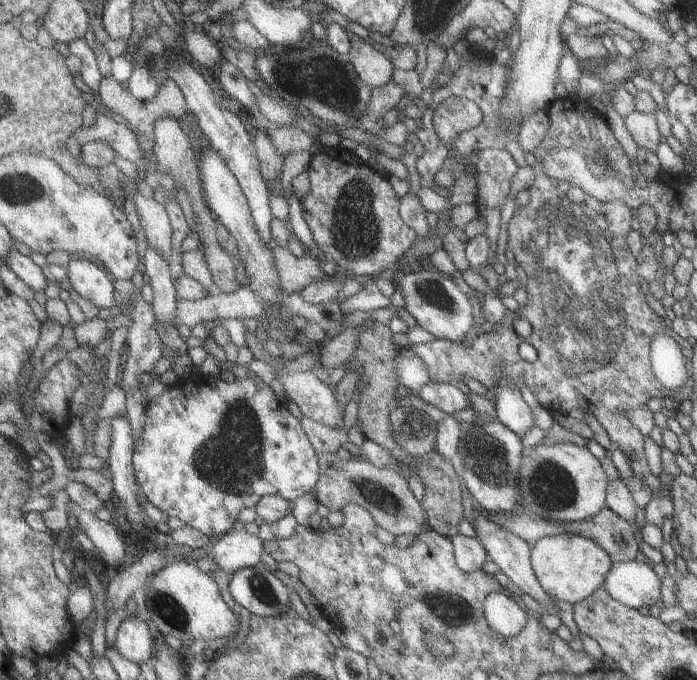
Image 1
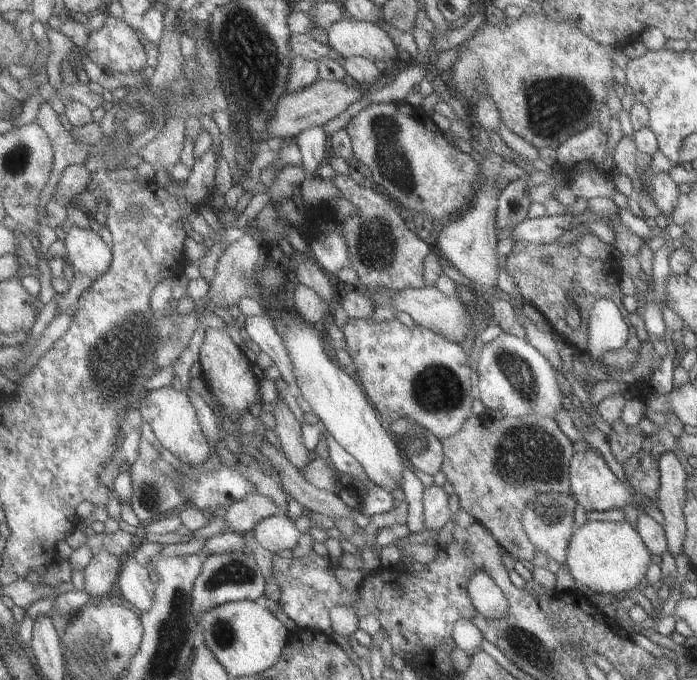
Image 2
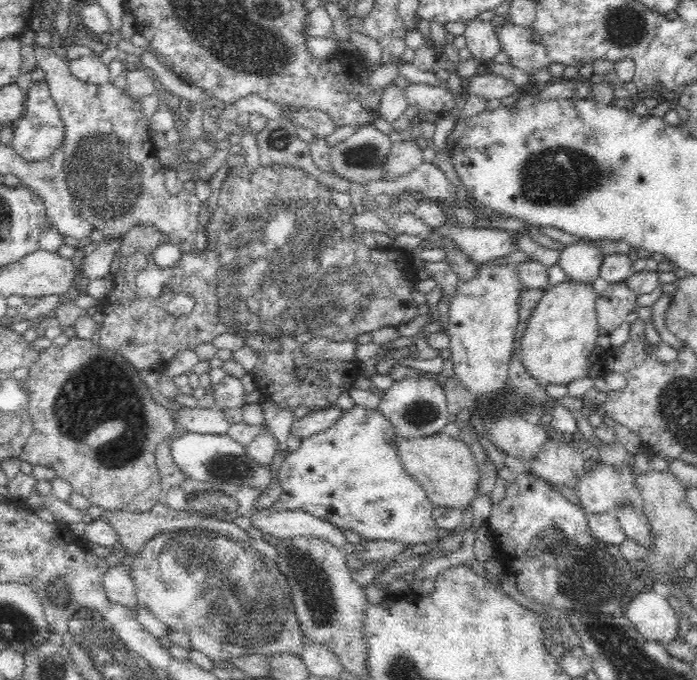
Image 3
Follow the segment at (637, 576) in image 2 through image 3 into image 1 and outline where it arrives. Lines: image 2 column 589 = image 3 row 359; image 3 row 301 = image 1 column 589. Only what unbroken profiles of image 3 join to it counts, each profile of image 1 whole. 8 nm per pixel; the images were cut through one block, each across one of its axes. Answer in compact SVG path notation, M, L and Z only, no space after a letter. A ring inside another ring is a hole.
M573 534L545 536L530 545L529 562L531 570L543 592L559 602L575 604L597 590L609 572L611 558L595 542Z

